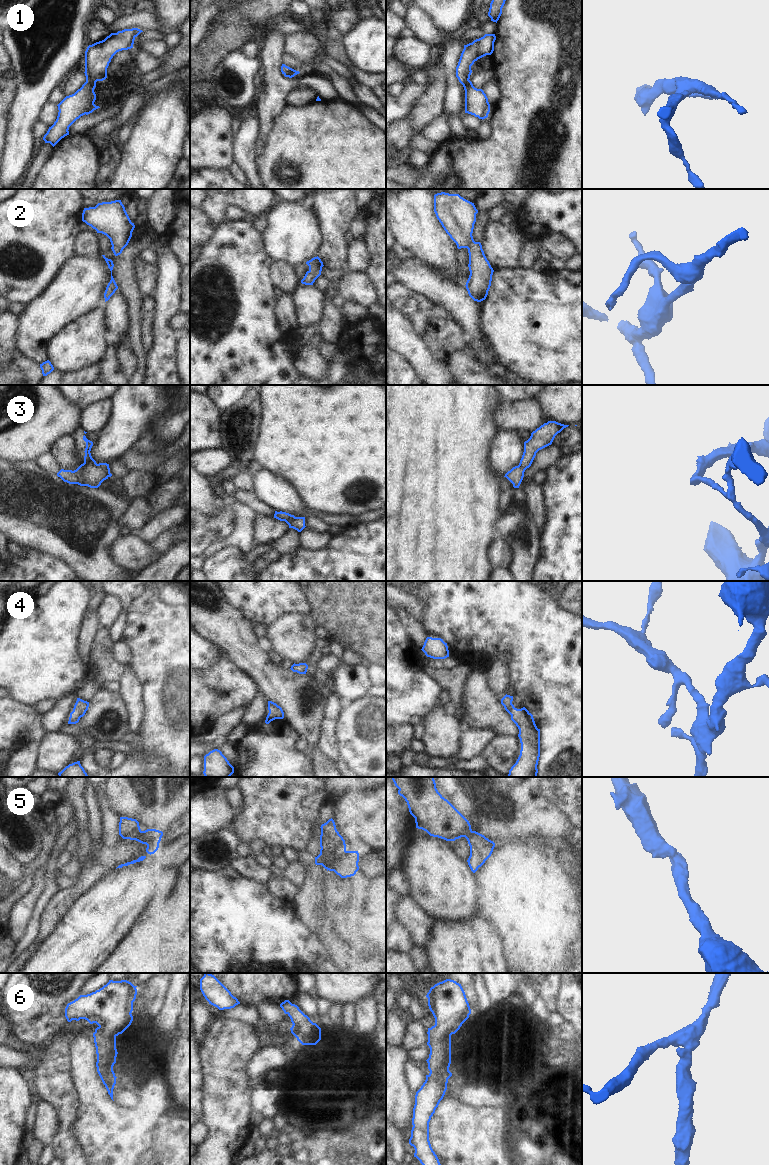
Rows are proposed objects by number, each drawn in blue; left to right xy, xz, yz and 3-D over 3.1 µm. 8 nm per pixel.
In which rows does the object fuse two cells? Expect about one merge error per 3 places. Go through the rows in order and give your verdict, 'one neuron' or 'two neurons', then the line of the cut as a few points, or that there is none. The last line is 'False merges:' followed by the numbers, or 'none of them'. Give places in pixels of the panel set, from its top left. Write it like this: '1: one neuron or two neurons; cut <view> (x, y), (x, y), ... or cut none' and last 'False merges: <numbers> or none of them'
1: one neuron; cut none
2: one neuron; cut none
3: two neurons; cut xy (84, 462), (93, 462), (107, 468), (109, 476)
4: one neuron; cut none
5: two neurons; cut xz (345, 850), (336, 854), (329, 861), (326, 868)
6: one neuron; cut none
False merges: 3, 5

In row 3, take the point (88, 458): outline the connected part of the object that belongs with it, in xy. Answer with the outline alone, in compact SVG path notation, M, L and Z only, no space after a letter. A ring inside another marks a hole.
M84 435L83 436L83 440L86 442L86 448L85 448L85 456L84 456L84 463L94 463L94 464L97 464L96 461L92 458L91 456L91 448L93 446L93 442L88 440L86 438L86 436Z

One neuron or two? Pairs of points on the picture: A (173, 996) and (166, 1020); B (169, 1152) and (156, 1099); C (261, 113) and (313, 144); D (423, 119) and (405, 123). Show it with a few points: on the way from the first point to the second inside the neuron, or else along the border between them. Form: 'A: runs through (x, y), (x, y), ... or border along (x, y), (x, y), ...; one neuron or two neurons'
A: runs through (173, 1002), (169, 1014); one neuron
B: border along (164, 1117), (154, 1129), (152, 1142); two neurons
C: border along (287, 105), (275, 119), (274, 125), (264, 142); two neurons
D: border along (409, 115), (412, 125), (417, 132); two neurons

